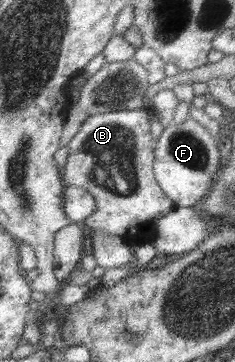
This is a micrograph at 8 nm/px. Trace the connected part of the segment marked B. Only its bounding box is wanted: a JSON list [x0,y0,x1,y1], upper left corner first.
[62,108,178,237]

